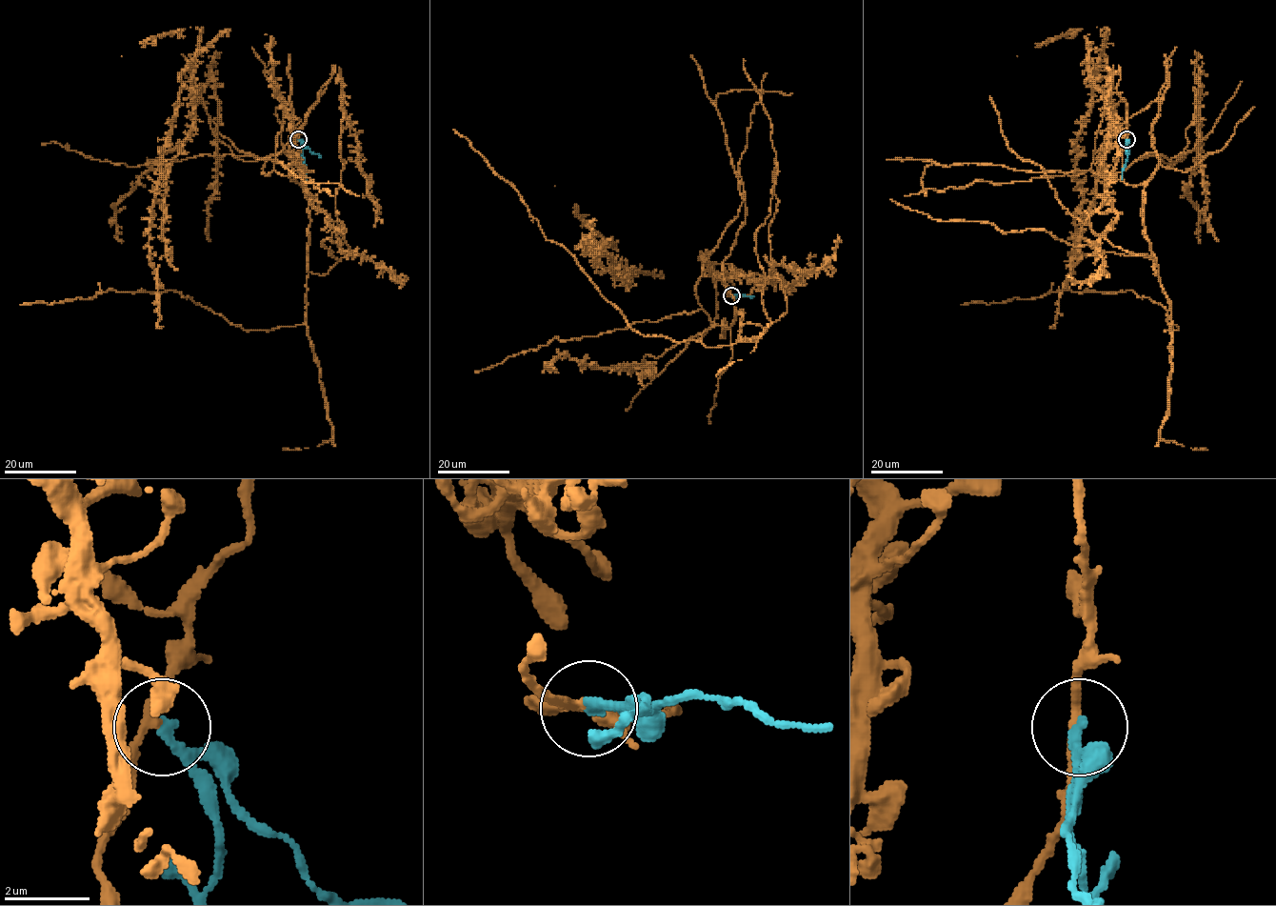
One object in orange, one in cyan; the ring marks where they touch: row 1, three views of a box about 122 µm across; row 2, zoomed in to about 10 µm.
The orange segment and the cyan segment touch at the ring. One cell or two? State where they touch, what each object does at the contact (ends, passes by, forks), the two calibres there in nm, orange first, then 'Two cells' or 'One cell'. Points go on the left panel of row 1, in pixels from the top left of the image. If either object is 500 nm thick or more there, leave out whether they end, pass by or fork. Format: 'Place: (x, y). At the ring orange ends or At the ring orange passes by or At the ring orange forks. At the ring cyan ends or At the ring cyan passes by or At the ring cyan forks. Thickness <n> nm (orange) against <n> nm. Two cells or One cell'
Place: (298, 139). At the ring orange passes by. At the ring cyan ends. Thickness 190 nm (orange) against 240 nm. Two cells

